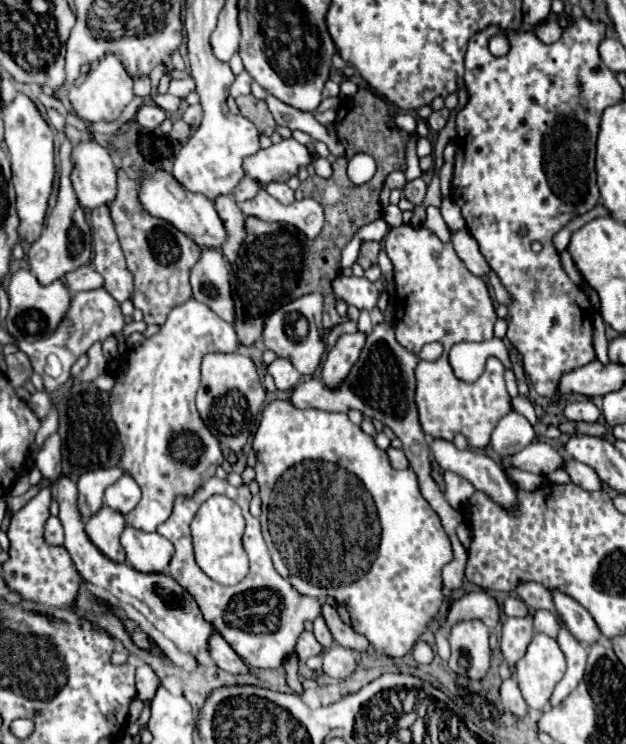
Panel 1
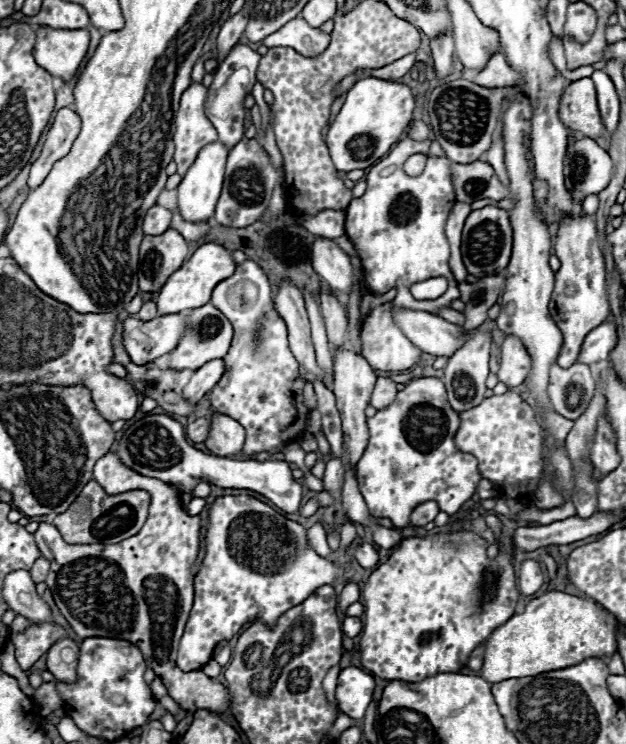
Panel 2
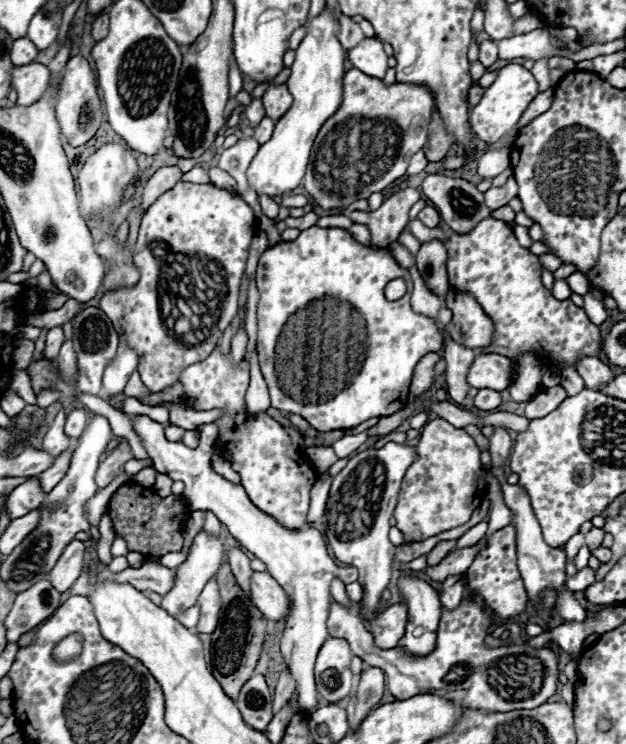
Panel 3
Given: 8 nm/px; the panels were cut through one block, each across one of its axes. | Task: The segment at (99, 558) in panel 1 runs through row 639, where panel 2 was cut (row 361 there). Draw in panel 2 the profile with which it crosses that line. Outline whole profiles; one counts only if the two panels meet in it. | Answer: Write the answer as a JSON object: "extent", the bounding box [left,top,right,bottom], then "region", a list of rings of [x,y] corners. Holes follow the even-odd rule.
{"extent":[168,302,232,370],"region":[[[210,302],[200,308],[192,308],[184,312],[184,316],[188,322],[188,330],[182,334],[178,346],[168,354],[170,368],[172,370],[198,370],[200,366],[204,366],[204,362],[224,358],[232,342],[232,324],[228,322],[228,318]]]}

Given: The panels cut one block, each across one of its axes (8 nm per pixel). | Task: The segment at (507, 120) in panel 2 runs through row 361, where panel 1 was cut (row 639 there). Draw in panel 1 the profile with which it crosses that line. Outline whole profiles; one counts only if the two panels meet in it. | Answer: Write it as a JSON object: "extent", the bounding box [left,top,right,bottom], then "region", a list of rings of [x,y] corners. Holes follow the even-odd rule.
{"extent":[514,632,566,710],"region":[[[536,632],[524,658],[514,668],[524,700],[532,710],[542,710],[548,706],[554,686],[564,676],[566,658],[554,638]]]}

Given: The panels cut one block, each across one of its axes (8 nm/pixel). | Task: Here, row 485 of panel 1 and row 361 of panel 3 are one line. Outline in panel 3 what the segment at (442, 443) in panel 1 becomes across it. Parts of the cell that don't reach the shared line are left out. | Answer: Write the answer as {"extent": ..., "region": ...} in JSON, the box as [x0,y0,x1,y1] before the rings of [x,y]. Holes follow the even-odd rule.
{"extent":[466,352,512,390],"region":[[[476,352],[474,362],[468,368],[466,380],[472,388],[492,388],[492,390],[506,390],[510,384],[512,360],[502,354],[484,354]]]}

